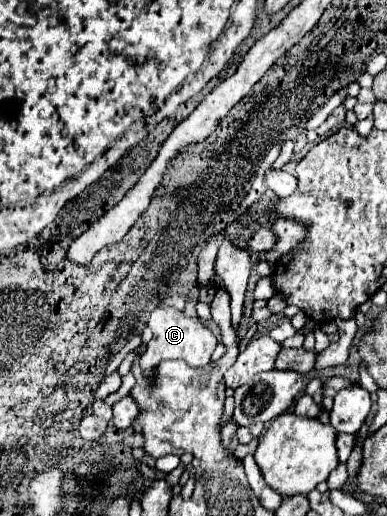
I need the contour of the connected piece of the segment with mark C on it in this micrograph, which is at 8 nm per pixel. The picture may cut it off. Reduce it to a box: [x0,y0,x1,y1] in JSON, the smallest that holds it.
[141,306,217,376]

